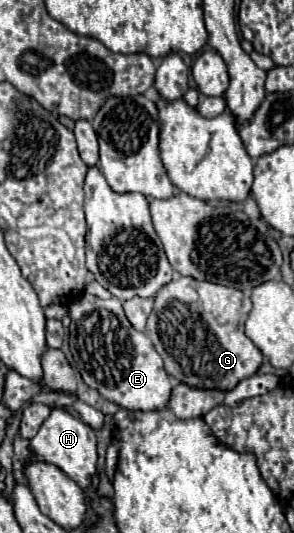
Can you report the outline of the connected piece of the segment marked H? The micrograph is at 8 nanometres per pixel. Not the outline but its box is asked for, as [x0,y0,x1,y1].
[30,407,96,489]

